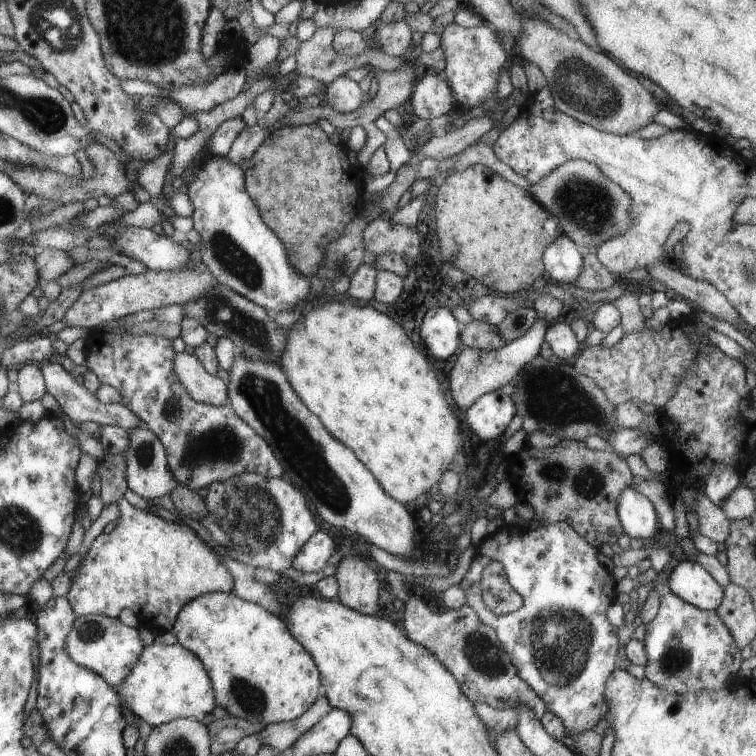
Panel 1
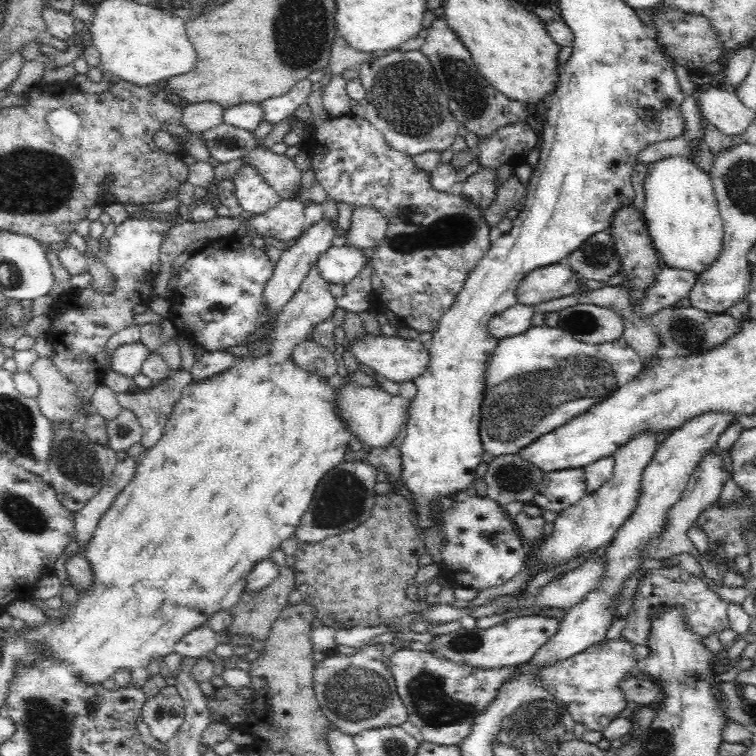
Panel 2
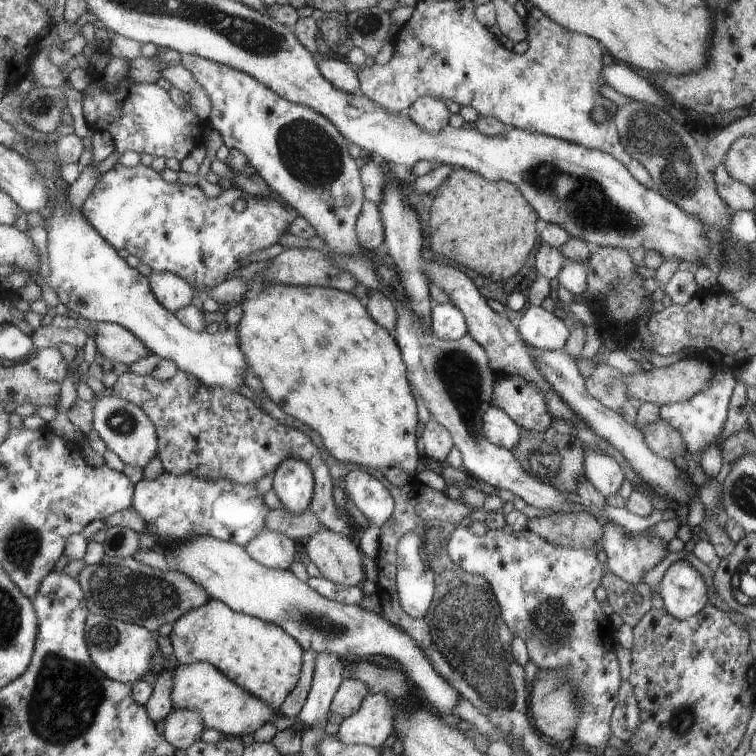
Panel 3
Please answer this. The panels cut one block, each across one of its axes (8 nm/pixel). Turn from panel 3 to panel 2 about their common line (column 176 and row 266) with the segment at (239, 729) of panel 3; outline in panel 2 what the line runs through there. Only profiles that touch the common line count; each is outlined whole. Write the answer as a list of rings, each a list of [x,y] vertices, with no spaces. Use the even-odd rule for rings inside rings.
[[[674,156],[649,165],[644,188],[644,218],[662,264],[699,276],[720,254],[724,234],[710,178],[690,159]]]

